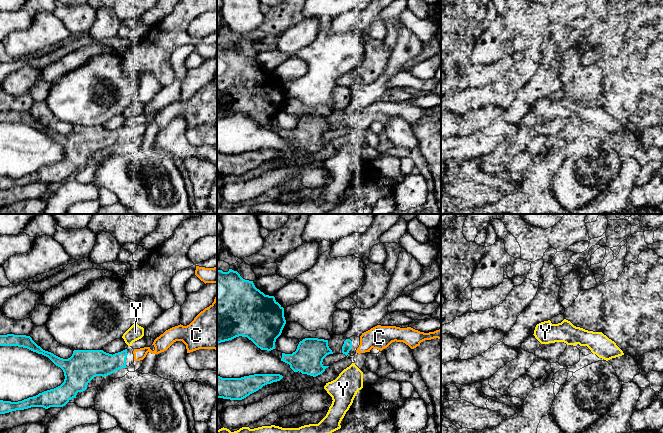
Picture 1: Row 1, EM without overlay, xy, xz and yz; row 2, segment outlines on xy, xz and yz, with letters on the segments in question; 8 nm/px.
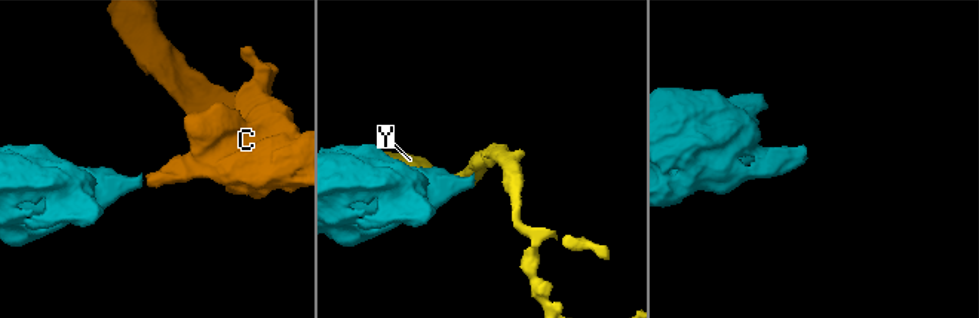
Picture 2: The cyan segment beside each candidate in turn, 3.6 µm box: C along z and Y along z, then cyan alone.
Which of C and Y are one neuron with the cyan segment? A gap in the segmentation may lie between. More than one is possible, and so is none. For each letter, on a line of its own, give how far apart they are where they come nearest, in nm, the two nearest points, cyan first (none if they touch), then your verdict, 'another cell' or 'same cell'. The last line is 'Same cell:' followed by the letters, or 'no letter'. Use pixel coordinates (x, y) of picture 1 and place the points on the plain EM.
C: 50 nm | xz (351, 123), (356, 126) | same cell
Y: 40 nm | xy (126, 125), (128, 121) | another cell
Same cell: C

